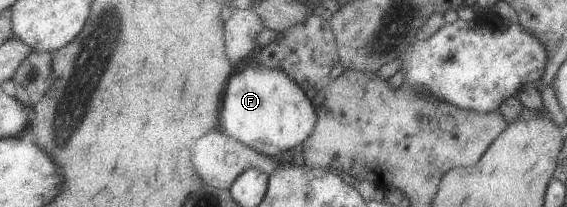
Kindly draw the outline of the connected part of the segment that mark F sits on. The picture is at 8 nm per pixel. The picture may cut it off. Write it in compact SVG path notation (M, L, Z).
M253 63L243 71L232 75L228 81L227 90L221 111L221 123L218 130L223 130L228 136L237 138L245 145L256 149L265 155L278 154L290 150L295 145L302 145L316 129L318 115L314 100L307 97L306 89L297 83L285 70L262 66Z

